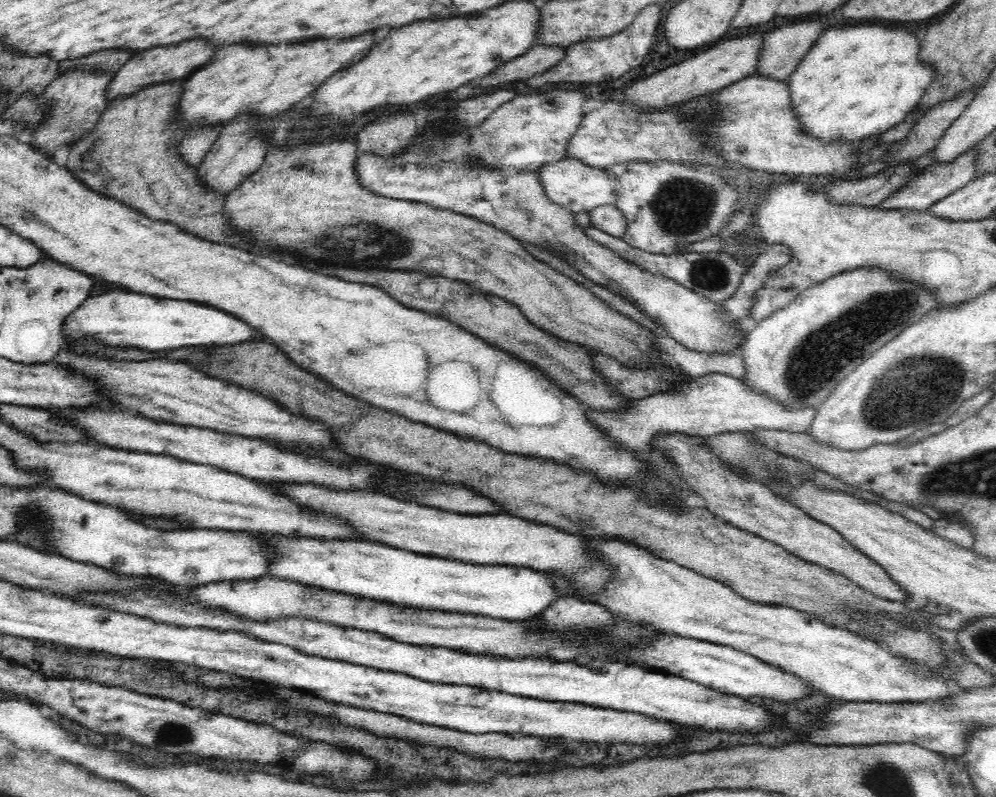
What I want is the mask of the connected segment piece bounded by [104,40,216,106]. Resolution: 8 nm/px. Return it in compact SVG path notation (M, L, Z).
M186 40L186 44L174 44L174 48L148 48L146 52L138 52L114 74L114 79L107 86L104 95L106 106L118 99L137 95L138 92L152 85L187 79L190 74L196 72L198 66L206 64L206 60L210 60L214 52L216 48L210 48L206 40Z

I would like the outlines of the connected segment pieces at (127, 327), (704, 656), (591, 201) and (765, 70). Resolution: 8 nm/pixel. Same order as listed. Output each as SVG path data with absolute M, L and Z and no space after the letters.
M117 287L107 288L99 296L90 296L62 322L64 344L98 343L118 350L142 349L150 352L173 351L182 347L237 344L266 339L248 323L223 310L154 296L132 293Z
M654 632L653 636L654 640L650 644L630 652L630 660L638 662L636 666L644 664L650 666L652 670L664 670L664 673L694 681L702 686L716 689L722 694L739 696L747 700L756 697L771 698L788 704L818 693L804 679L778 667L772 667L742 651L705 641L680 638L668 633Z
M563 159L562 161L545 165L538 171L538 182L542 183L542 191L554 206L567 209L578 214L590 212L596 206L612 206L614 197L614 182L604 169L594 169L582 164L580 160Z
M810 20L796 26L782 26L766 34L754 76L786 82L825 30L824 24Z

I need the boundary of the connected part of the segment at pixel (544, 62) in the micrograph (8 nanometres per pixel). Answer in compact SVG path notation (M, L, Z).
M532 46L523 56L497 66L494 72L490 72L486 76L486 80L478 85L479 87L482 86L482 88L492 88L519 80L526 81L535 74L552 68L552 66L562 61L564 57L566 57L564 48Z

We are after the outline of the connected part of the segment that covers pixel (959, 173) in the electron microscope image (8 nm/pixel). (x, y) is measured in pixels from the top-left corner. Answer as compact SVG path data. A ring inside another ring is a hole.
M970 149L950 164L936 164L921 170L914 178L911 178L901 189L891 195L876 207L880 209L906 209L910 211L926 211L938 200L952 192L956 192L966 183L974 179L975 150Z

